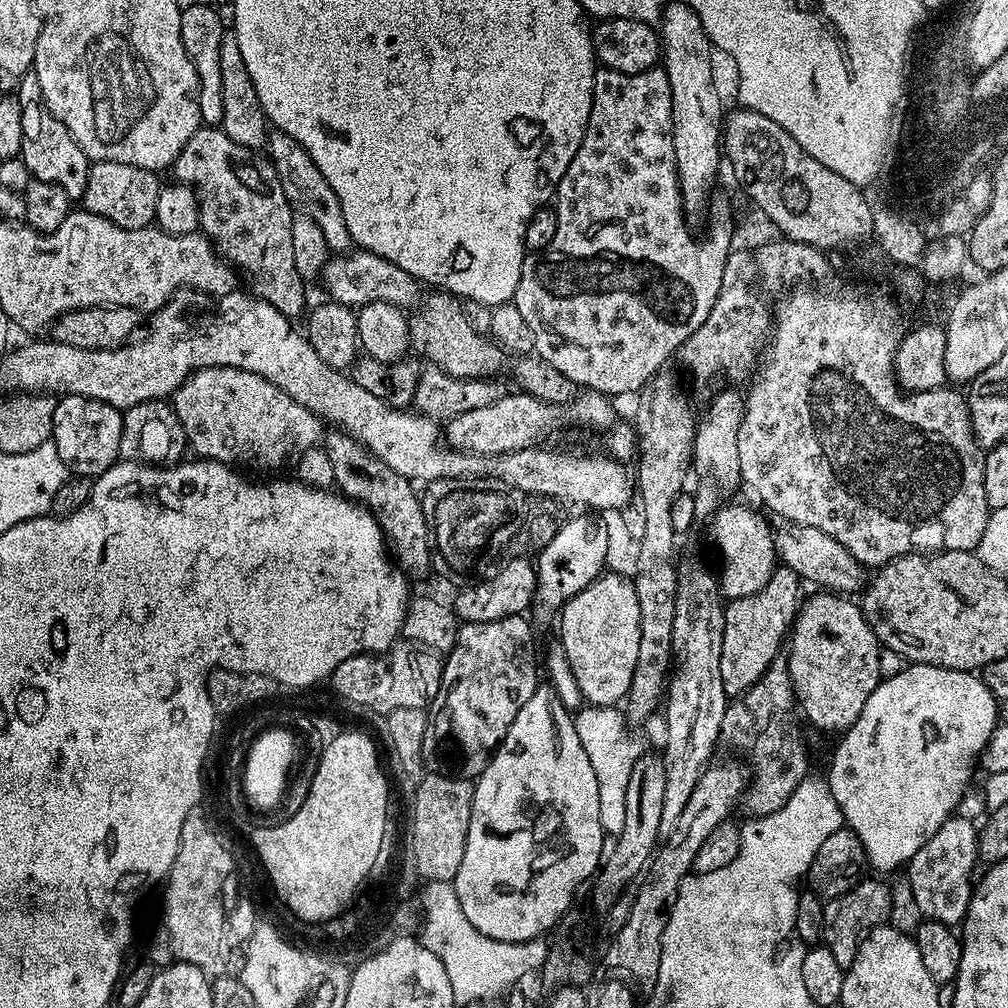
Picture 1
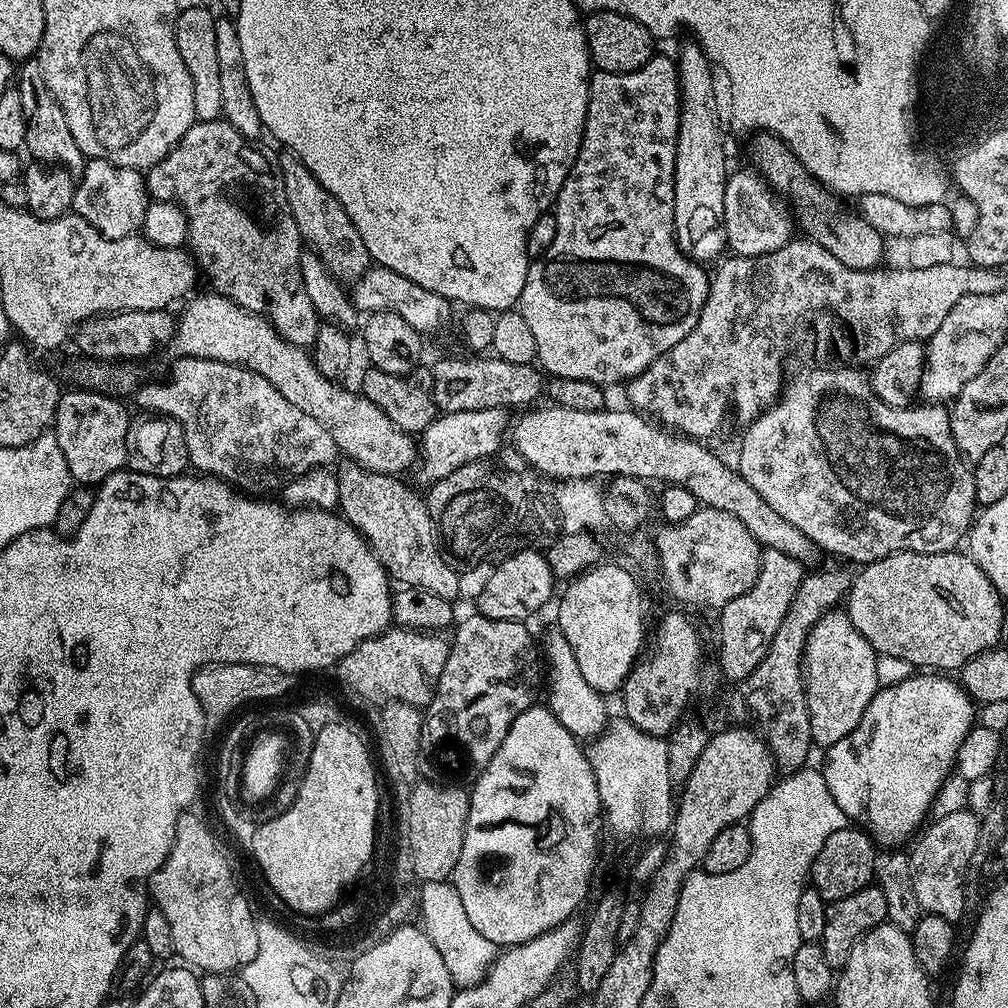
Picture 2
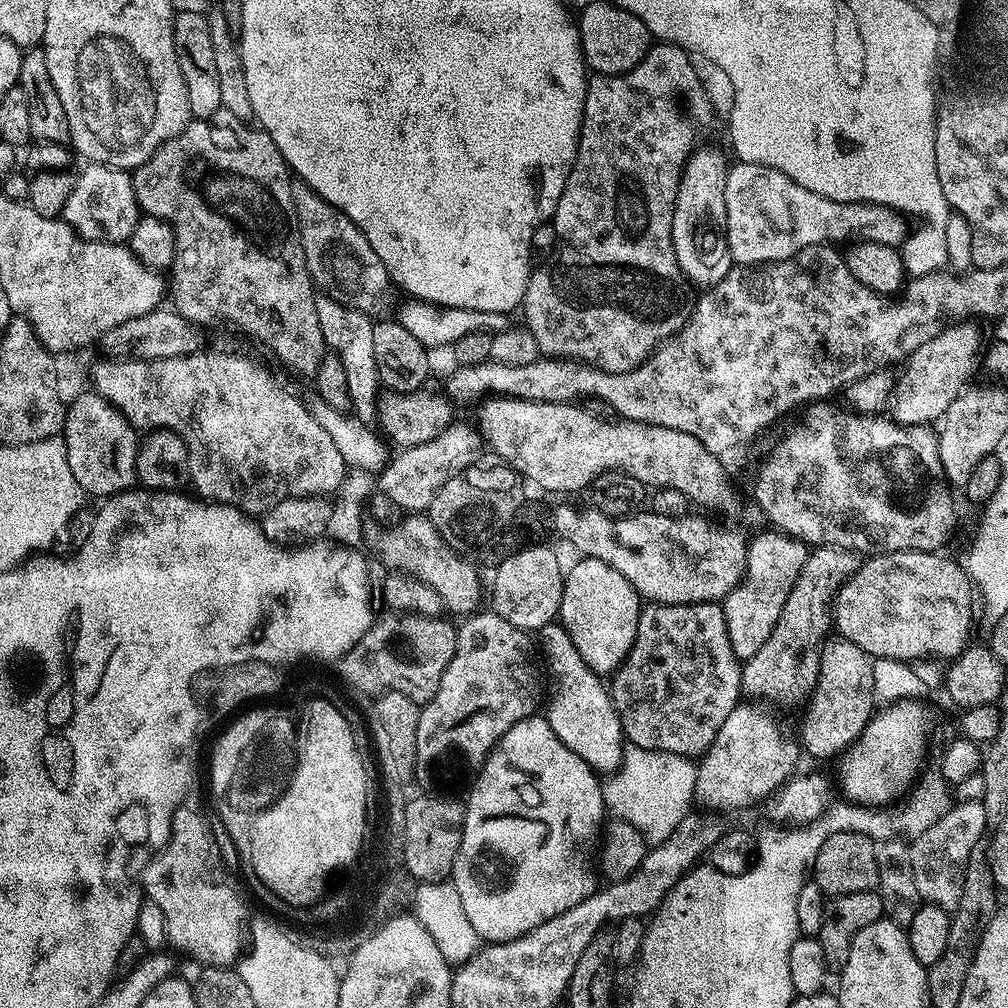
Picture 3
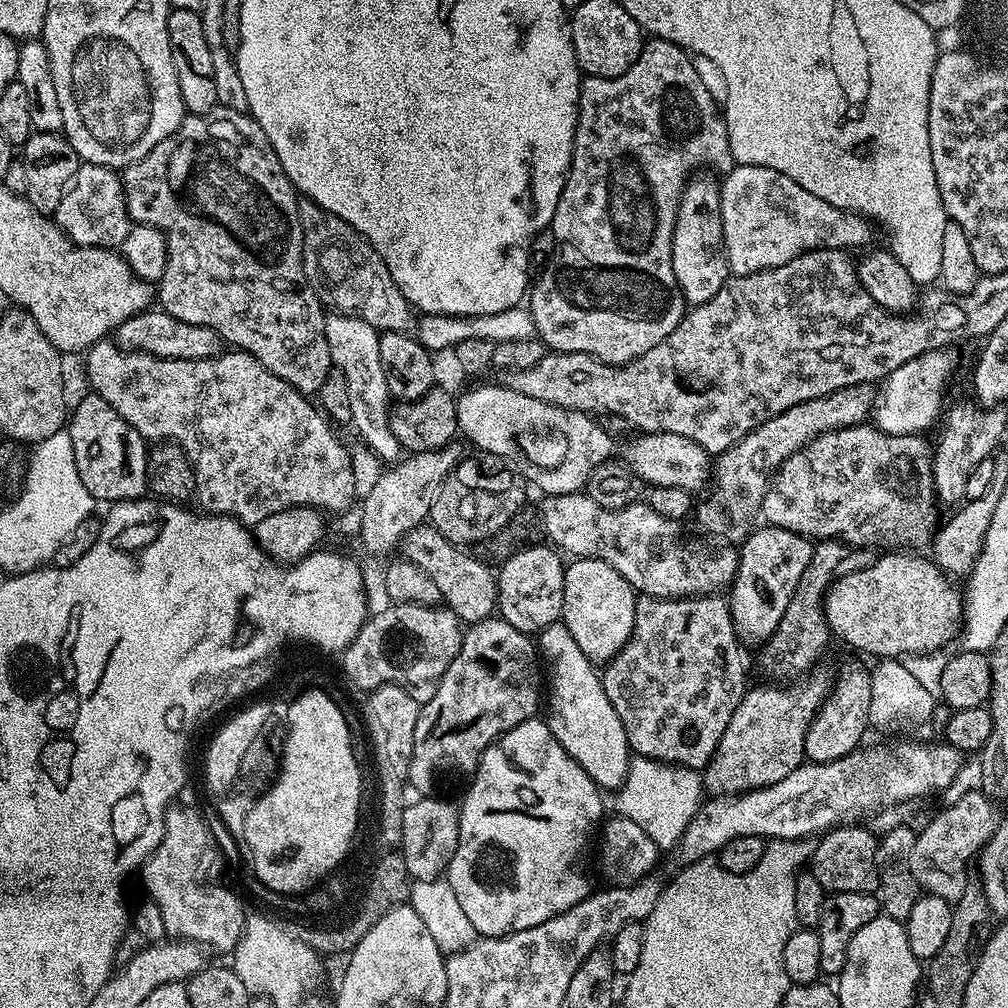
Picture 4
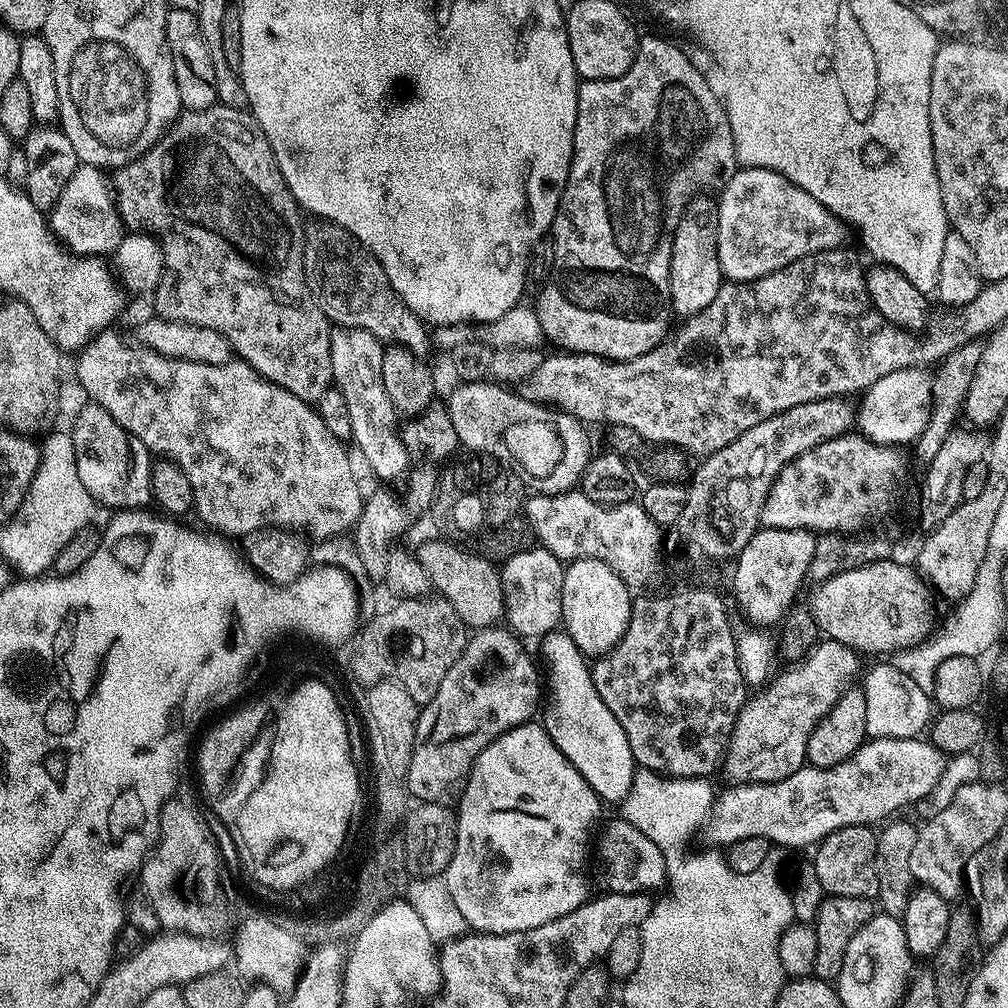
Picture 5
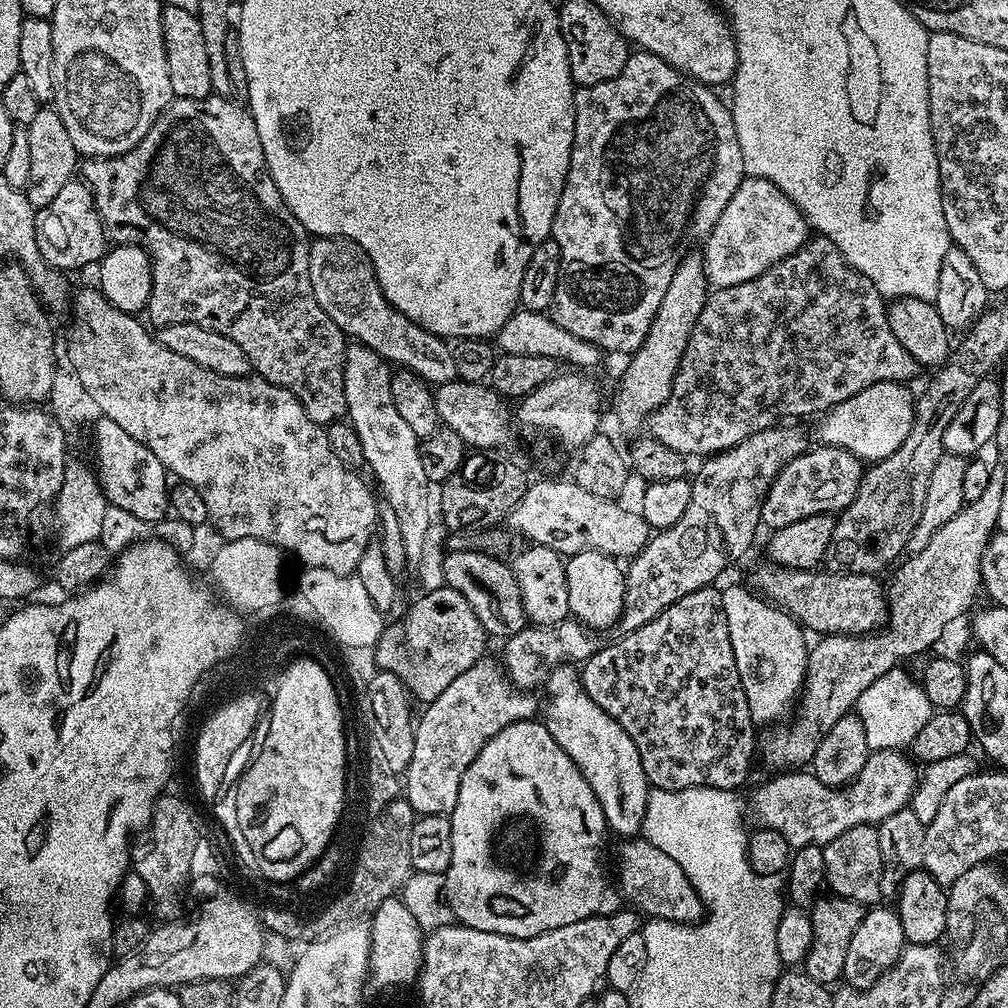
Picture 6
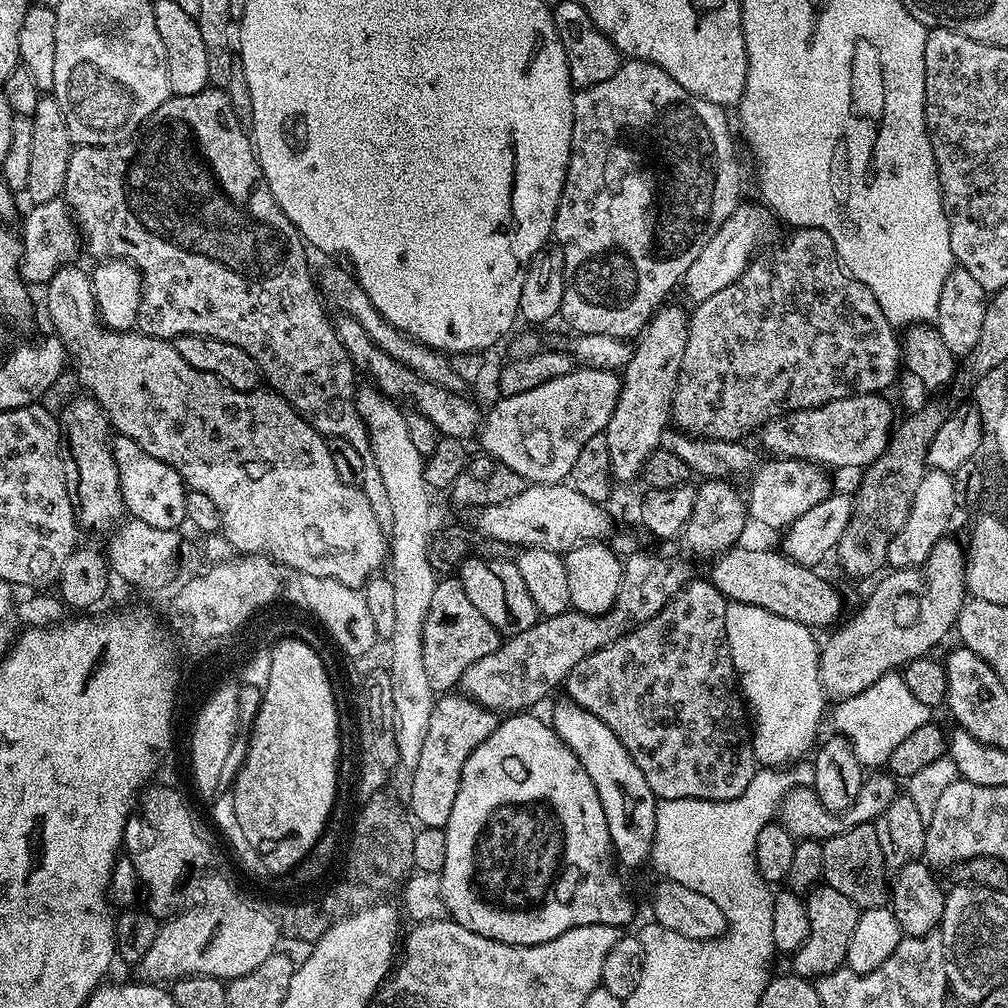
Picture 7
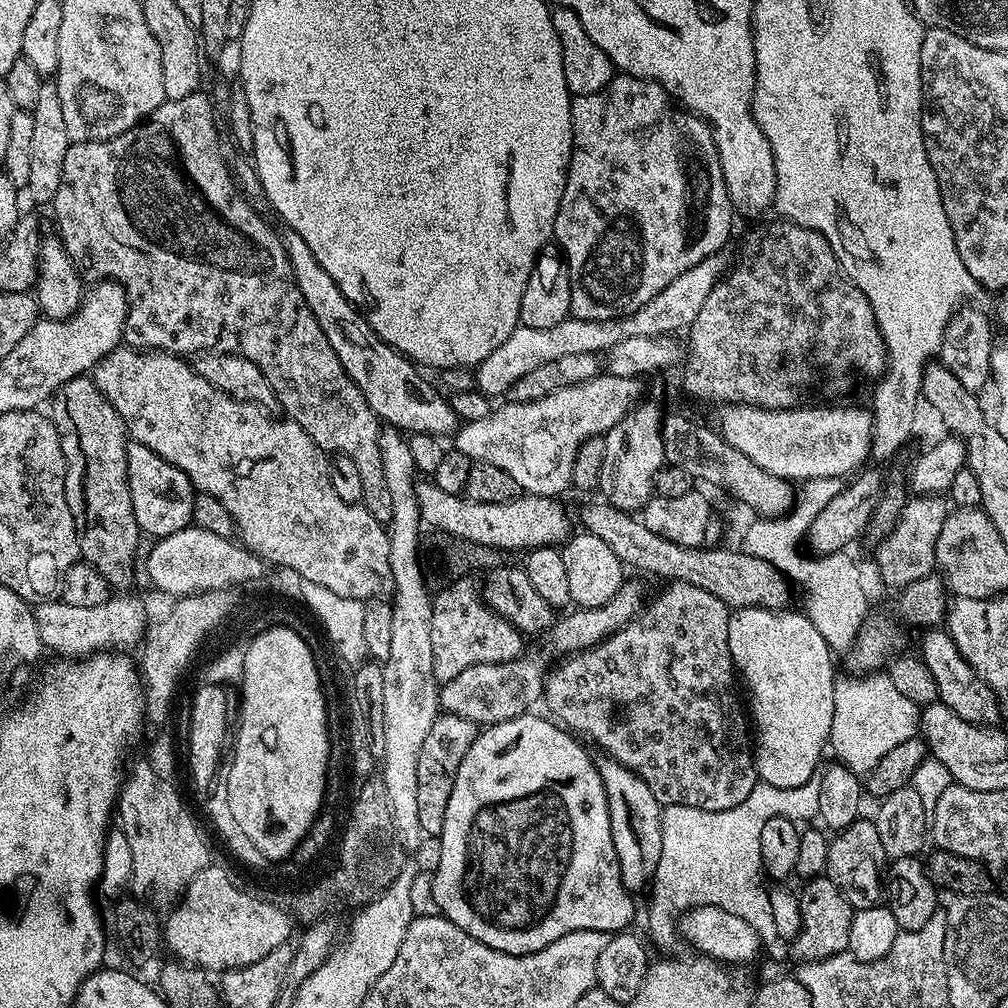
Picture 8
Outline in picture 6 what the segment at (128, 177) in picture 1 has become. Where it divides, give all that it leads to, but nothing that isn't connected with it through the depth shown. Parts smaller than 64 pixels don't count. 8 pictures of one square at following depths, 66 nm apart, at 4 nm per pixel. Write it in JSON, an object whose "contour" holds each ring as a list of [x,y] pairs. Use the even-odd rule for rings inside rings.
{"contour":[[[73,178],[66,182],[66,186],[62,186],[61,192],[55,196],[54,202],[39,209],[35,217],[40,256],[54,269],[69,270],[68,268],[84,268],[87,264],[99,265],[110,247],[108,233],[104,231],[104,223],[96,209],[92,191],[83,179]]]}

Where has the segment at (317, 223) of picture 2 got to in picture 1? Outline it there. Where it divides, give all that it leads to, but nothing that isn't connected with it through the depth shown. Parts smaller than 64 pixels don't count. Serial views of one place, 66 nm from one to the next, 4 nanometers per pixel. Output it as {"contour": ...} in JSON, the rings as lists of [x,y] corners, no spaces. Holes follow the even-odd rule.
{"contour":[[[273,131],[268,137],[266,155],[272,161],[274,170],[278,174],[278,182],[282,182],[282,190],[288,201],[303,215],[318,222],[318,226],[322,226],[322,235],[333,253],[347,253],[353,247],[353,242],[350,230],[346,230],[346,218],[342,218],[342,206],[334,190],[330,190],[330,182],[322,178],[322,170],[314,166],[314,158],[306,154],[304,147],[294,137],[278,131]]]}

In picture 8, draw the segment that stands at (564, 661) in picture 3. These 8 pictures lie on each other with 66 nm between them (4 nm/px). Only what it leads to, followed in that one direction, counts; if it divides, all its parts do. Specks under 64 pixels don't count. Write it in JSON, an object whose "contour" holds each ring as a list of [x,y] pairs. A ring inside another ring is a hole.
{"contour":[[[611,758],[598,764],[602,784],[606,790],[610,810],[610,834],[614,838],[614,850],[618,854],[618,870],[622,874],[624,889],[633,894],[647,889],[655,878],[662,856],[662,806],[650,794],[650,786],[638,778],[626,766]]]}

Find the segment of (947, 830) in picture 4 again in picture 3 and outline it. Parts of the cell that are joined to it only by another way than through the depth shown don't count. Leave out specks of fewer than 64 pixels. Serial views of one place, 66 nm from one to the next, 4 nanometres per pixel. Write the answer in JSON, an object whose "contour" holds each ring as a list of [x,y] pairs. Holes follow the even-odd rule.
{"contour":[[[981,801],[953,803],[951,810],[942,814],[926,834],[922,834],[910,844],[910,867],[914,869],[914,882],[918,886],[921,901],[933,904],[942,910],[953,912],[962,898],[964,871],[970,858],[974,842],[985,835],[986,815]]]}

